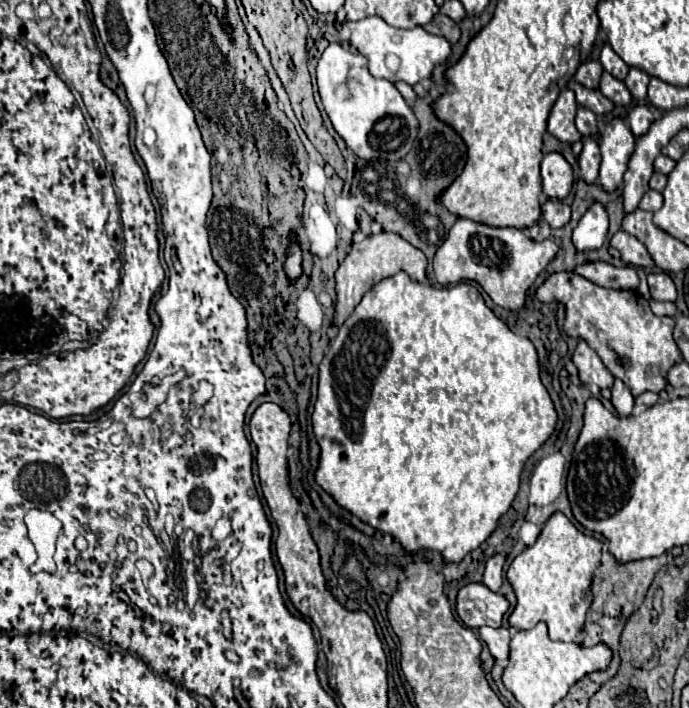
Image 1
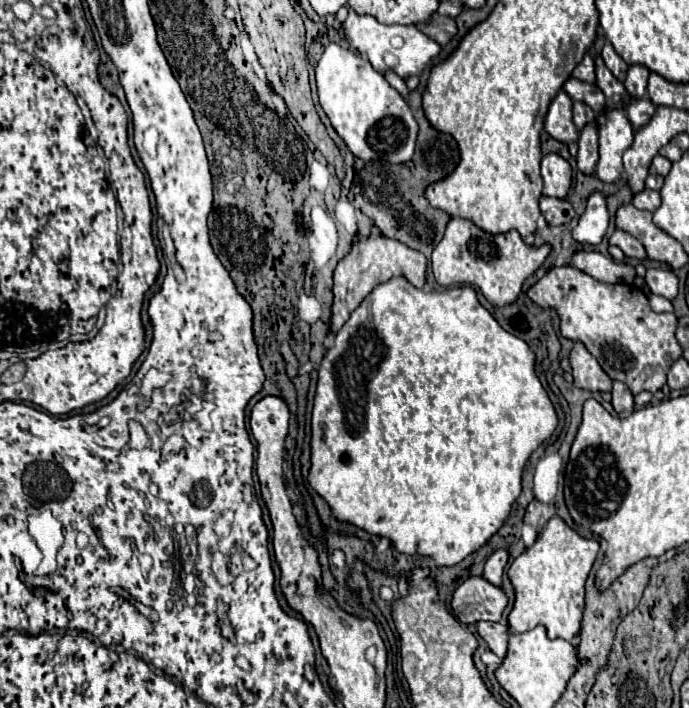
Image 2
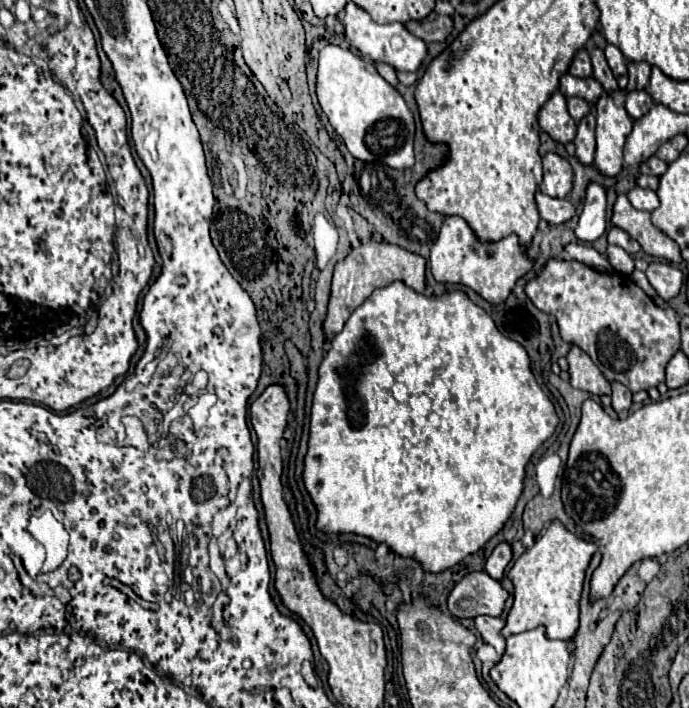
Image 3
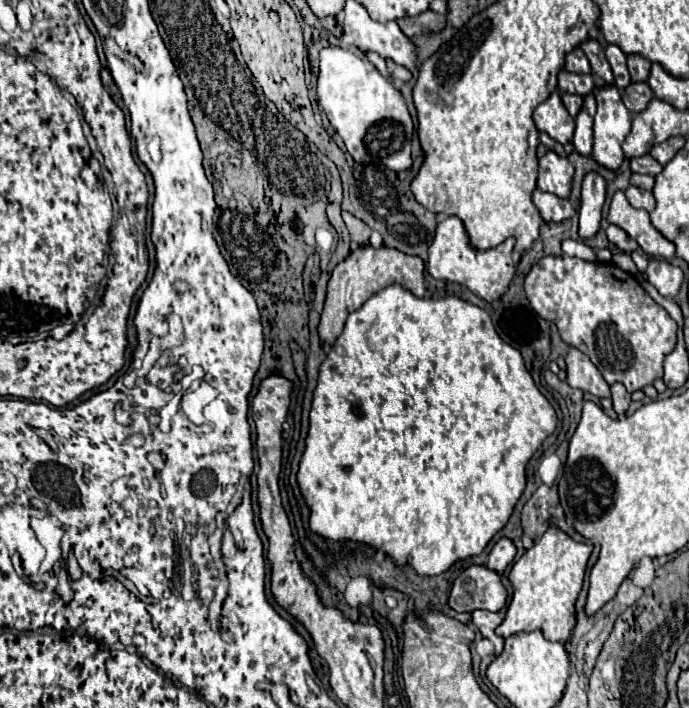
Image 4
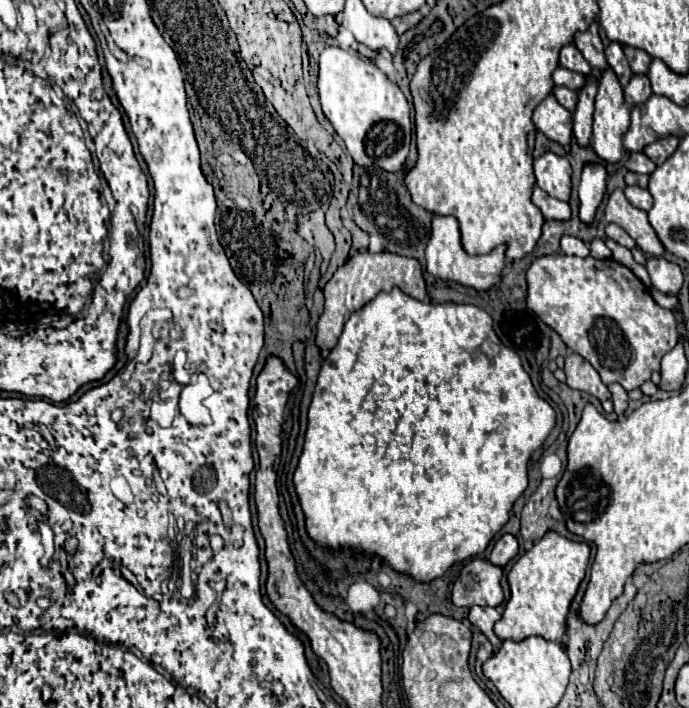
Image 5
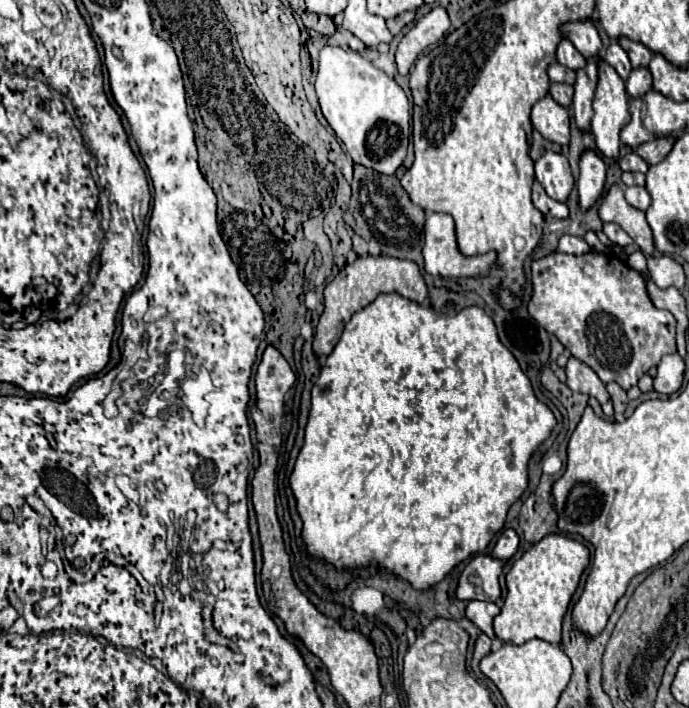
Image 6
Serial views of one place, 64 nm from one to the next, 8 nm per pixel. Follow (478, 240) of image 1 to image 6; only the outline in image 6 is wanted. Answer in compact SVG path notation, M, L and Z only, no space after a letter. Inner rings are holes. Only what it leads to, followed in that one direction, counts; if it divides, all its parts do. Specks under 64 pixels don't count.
M428 214L426 216L426 226L424 226L424 260L426 266L424 270L432 276L442 276L442 278L482 278L496 266L496 252L488 252L482 256L464 256L456 244L456 234L452 230L452 216L450 214Z

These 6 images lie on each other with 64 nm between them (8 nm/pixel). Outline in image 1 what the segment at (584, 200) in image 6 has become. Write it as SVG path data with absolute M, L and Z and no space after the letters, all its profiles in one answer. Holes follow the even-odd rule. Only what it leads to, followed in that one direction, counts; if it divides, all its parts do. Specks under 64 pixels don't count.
M592 204L590 210L580 218L578 226L574 228L572 242L576 246L576 252L588 252L598 250L608 234L608 214L602 204Z

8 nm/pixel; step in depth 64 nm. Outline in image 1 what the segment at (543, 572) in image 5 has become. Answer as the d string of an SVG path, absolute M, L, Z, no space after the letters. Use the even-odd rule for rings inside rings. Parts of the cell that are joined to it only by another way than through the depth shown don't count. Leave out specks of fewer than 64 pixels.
M554 512L542 526L534 546L520 552L508 568L508 582L512 584L518 604L508 622L516 630L534 628L540 620L548 624L552 640L572 642L582 632L586 612L592 604L592 578L600 566L602 542L586 536L562 514Z

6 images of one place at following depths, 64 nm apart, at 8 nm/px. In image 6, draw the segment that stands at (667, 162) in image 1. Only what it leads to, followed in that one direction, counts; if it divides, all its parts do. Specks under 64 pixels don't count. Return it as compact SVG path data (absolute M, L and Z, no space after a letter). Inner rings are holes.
M630 152L630 154L626 154L624 158L620 158L620 168L622 170L630 170L630 172L648 172L648 162L646 160L642 160L636 152Z

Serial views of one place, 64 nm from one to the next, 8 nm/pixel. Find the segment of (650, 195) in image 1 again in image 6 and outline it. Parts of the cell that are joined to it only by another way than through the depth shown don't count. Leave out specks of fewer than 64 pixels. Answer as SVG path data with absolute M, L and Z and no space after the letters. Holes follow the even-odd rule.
M628 186L626 188L626 200L638 210L646 210L650 206L650 194L642 186Z

